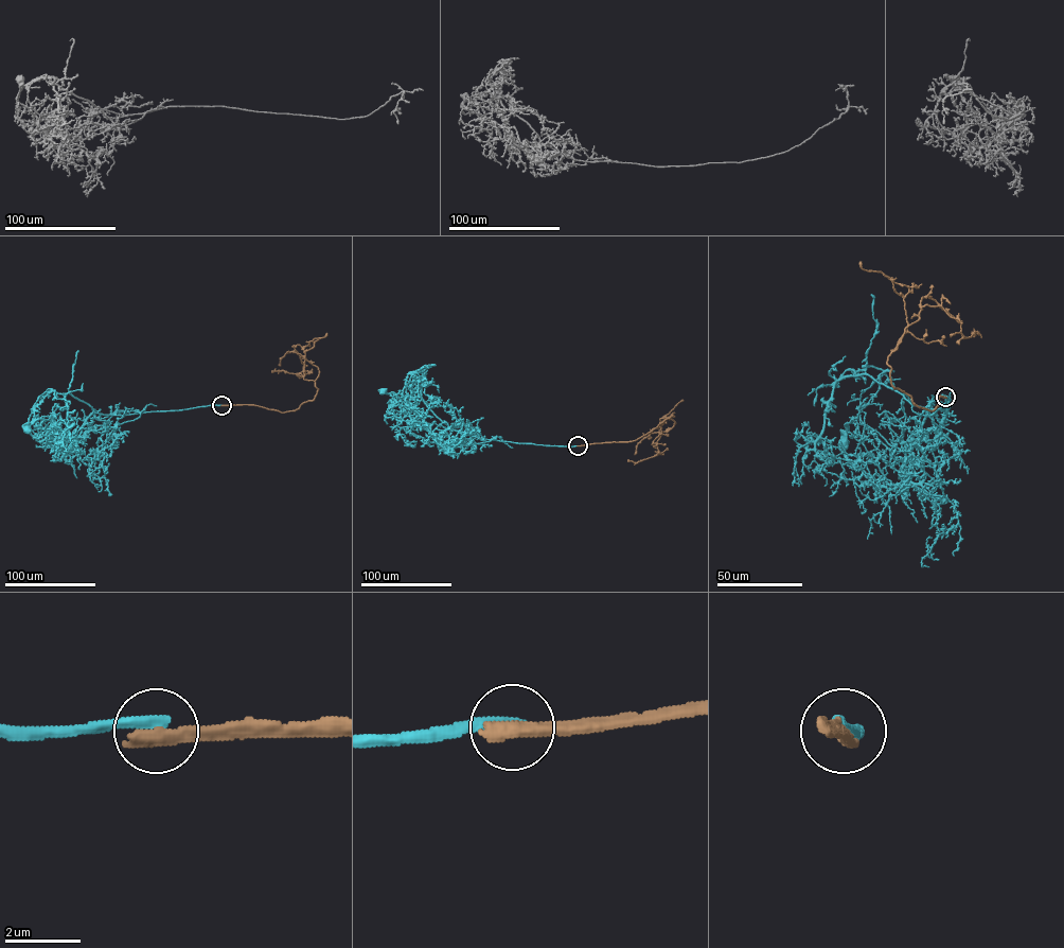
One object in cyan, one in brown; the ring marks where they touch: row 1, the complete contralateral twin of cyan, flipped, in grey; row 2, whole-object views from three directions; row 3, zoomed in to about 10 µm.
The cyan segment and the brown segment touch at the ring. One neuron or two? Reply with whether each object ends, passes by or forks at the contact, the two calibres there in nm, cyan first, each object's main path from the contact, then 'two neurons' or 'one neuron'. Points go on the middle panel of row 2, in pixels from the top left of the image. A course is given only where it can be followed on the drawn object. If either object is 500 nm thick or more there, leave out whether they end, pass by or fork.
cyan ends | brown ends | 320/480 nm | cyan via (578, 445), (485, 439), (449, 427), (450, 434), (438, 436), (426, 429), (421, 418), (395, 394), (383, 390) | brown via (578, 445), (635, 440), (672, 415), (674, 424), (660, 433), (656, 443), (659, 453), (636, 462), (628, 459) | two neurons

